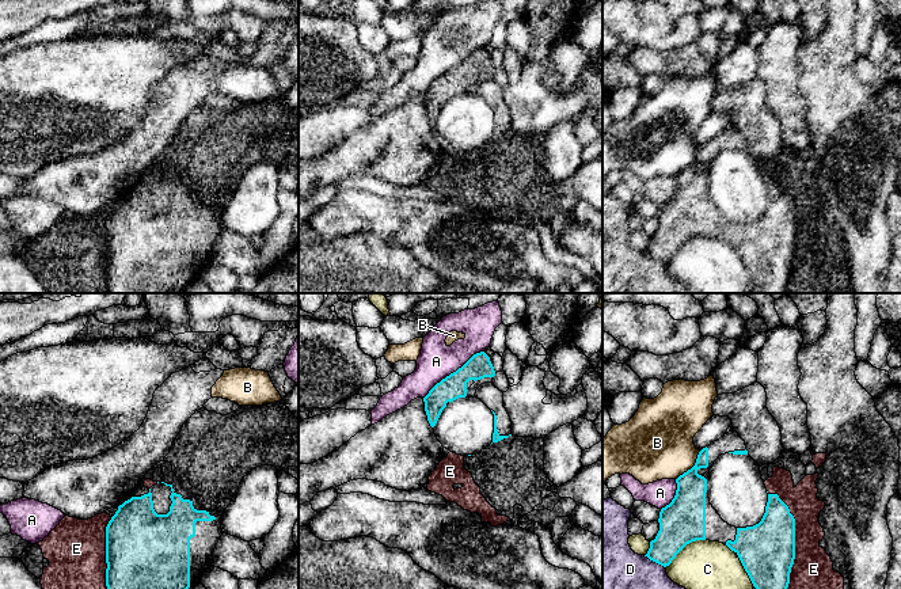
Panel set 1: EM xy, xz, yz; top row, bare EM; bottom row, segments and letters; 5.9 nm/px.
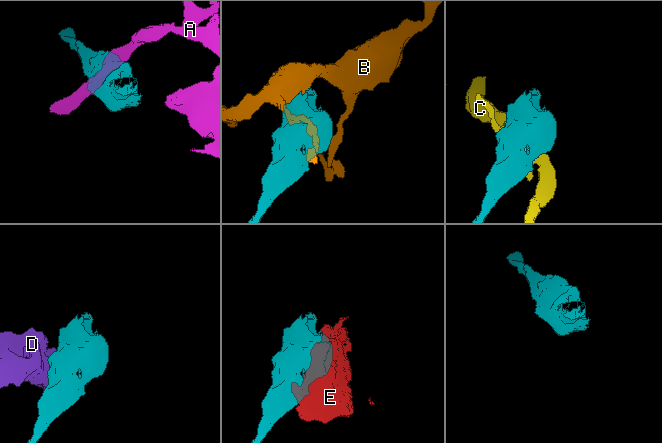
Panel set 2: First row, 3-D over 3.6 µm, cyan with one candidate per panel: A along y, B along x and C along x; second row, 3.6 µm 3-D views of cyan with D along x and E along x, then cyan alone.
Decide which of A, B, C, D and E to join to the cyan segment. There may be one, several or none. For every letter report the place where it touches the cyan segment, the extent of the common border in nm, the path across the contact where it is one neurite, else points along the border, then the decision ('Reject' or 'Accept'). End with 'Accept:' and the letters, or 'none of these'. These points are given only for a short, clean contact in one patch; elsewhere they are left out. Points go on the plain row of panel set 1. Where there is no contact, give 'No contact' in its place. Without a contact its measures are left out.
A: Touches cyan at xz (453, 68). Shared border 460 nm. Reject
B: Touches cyan at yz (692, 163). Shared border 220 nm. Reject
C: Touches cyan at yz (684, 242). Shared border 300 nm. Reject
D: Touches cyan at yz (654, 257). Shared border 150 nm. Reject
E: Touches cyan at yz (794, 236). Shared border 650 nm. Reject
Accept: none of these

